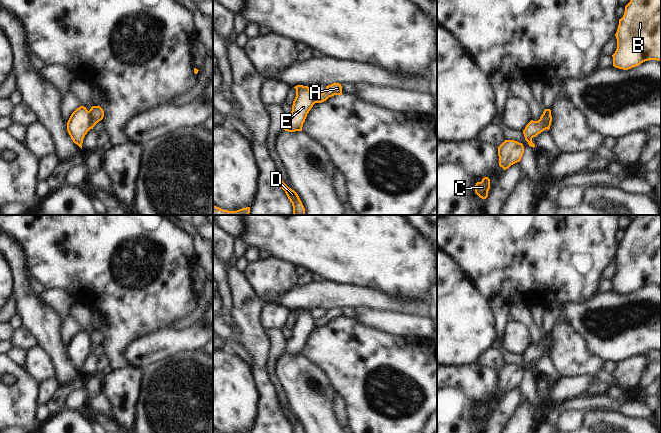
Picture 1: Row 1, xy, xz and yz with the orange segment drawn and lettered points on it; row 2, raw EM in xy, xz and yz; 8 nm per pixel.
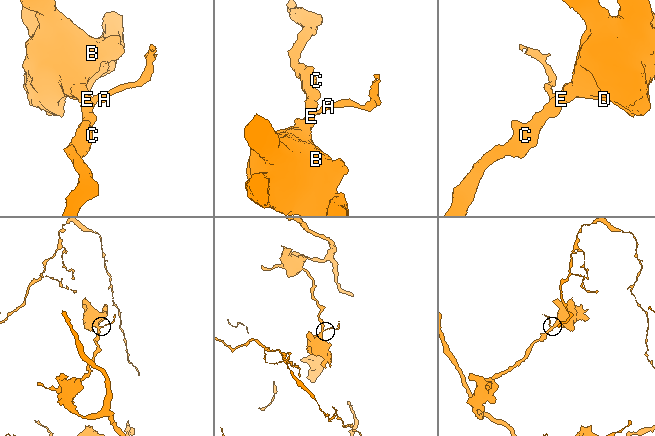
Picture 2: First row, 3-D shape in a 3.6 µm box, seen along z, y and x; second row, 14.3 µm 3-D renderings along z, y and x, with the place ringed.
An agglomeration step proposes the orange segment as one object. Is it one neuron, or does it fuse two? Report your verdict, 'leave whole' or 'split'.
split

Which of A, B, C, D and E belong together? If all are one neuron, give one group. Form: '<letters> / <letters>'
A / B C D E

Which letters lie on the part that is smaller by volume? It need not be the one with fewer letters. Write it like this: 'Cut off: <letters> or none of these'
Cut off: A

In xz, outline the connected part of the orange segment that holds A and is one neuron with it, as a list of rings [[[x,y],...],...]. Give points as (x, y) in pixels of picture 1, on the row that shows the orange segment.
[[[333,83],[331,85],[326,86],[324,92],[319,95],[314,96],[315,103],[322,103],[326,101],[329,97],[334,95],[342,95],[342,86],[339,83]]]

